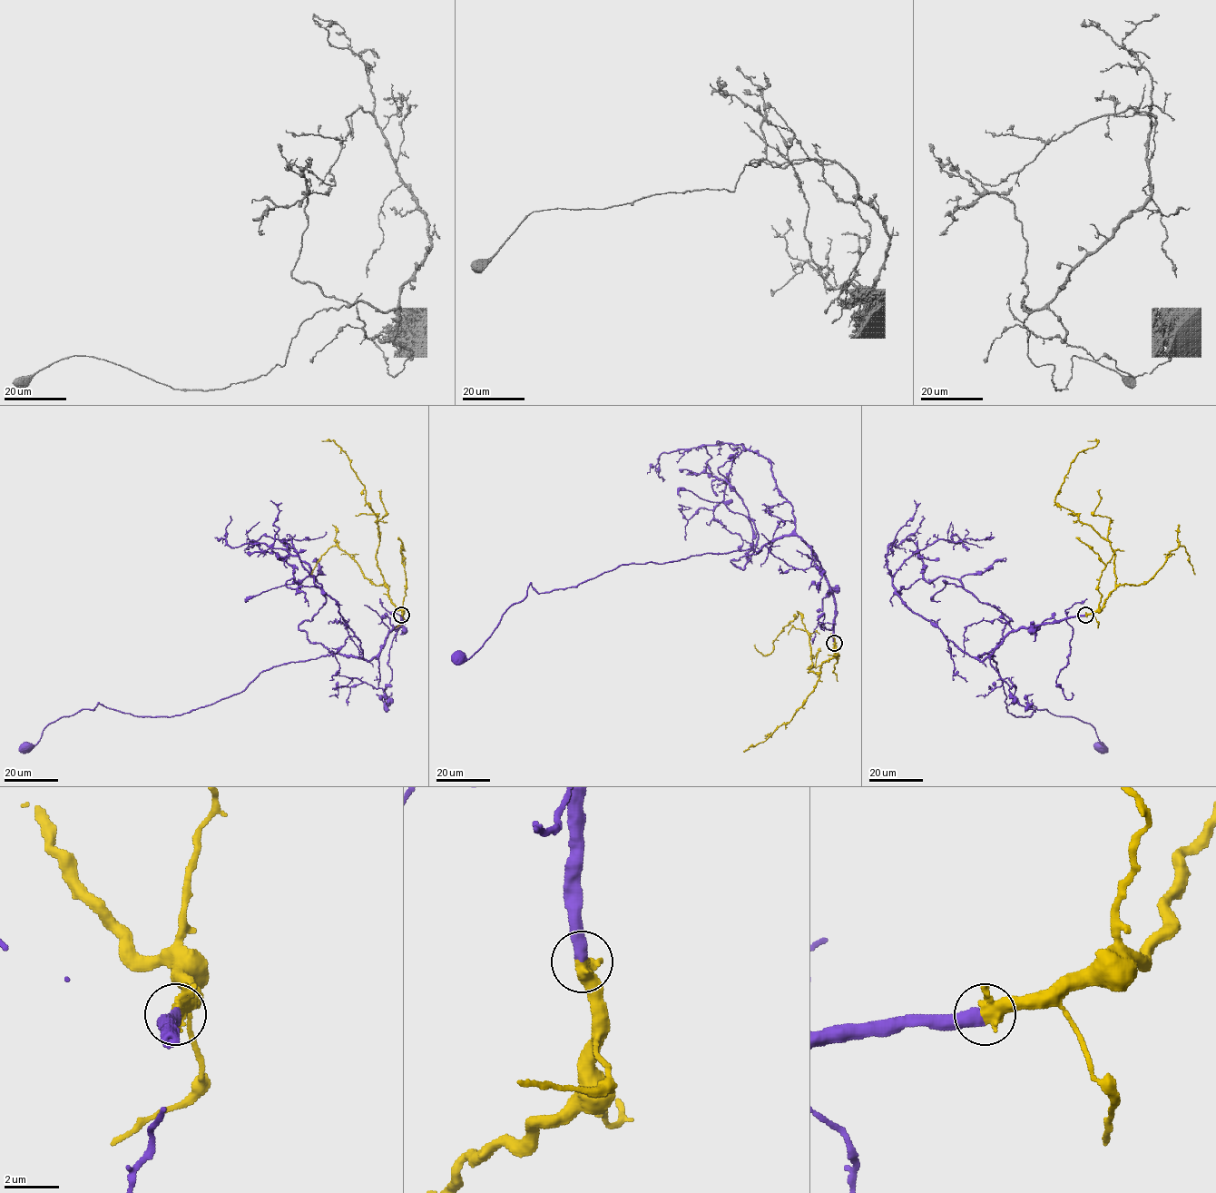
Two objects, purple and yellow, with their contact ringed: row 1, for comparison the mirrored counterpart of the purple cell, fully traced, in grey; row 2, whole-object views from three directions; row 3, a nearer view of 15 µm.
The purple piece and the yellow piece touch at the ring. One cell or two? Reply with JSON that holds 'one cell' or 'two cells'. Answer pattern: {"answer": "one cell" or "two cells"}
{"answer": "one cell"}

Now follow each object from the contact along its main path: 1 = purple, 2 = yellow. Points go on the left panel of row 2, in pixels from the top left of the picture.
1: (402, 615), (368, 661), (334, 654), (284, 663), (239, 693), (171, 716), (97, 703), (50, 723), (24, 746)
2: (402, 615), (389, 598), (377, 566), (377, 516), (365, 502), (364, 486), (341, 448), (333, 440), (322, 440)

